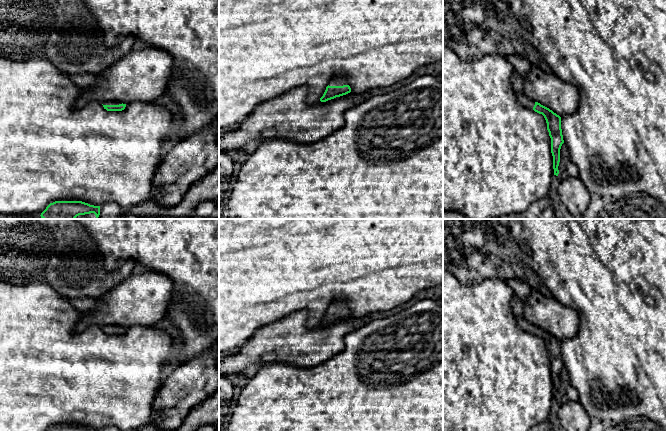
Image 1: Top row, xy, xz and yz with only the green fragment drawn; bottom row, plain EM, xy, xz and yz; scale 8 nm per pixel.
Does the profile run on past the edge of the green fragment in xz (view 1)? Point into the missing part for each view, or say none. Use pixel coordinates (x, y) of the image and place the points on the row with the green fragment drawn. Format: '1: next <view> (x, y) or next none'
1: next xz (338, 80)

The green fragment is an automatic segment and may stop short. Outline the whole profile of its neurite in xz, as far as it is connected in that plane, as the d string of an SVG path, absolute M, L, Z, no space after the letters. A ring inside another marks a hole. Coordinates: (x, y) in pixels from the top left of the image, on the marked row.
M343 74L335 75L329 81L323 96L320 98L320 101L326 102L336 97L346 95L350 92L351 92L351 88L348 85L346 75Z

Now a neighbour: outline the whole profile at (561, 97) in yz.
M534 65L524 79L523 91L527 97L560 117L573 114L579 106L579 91L576 86L561 80L553 72L546 73Z

